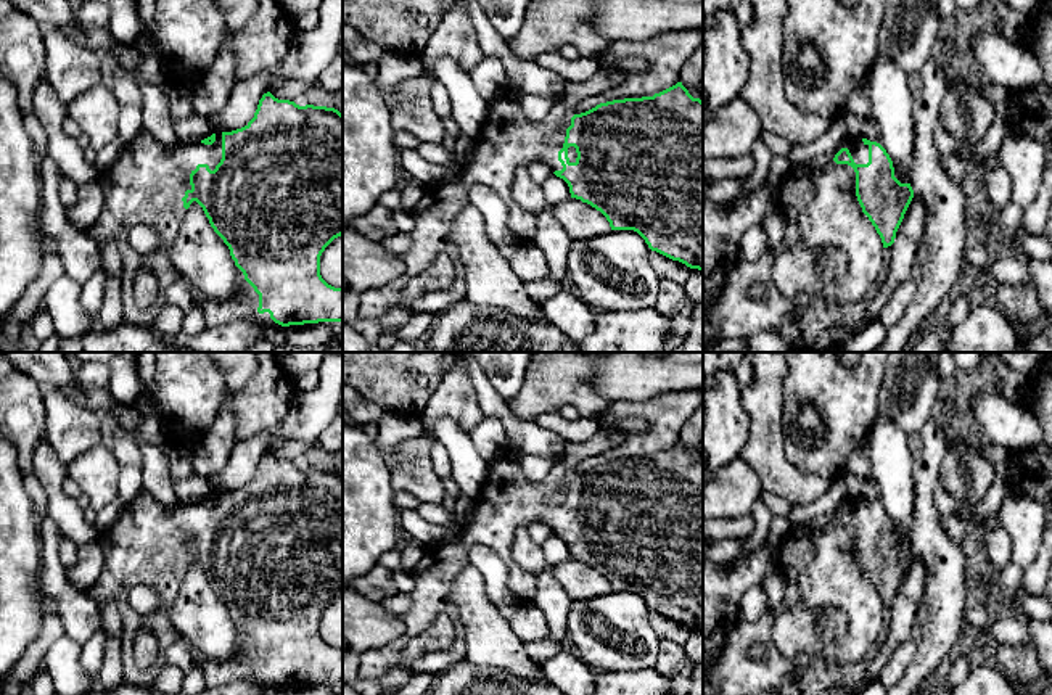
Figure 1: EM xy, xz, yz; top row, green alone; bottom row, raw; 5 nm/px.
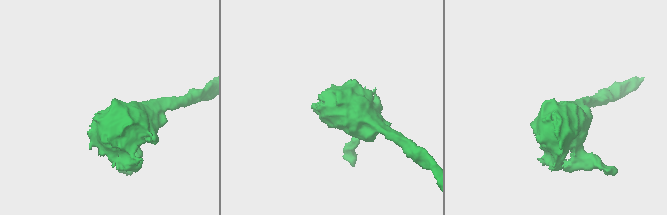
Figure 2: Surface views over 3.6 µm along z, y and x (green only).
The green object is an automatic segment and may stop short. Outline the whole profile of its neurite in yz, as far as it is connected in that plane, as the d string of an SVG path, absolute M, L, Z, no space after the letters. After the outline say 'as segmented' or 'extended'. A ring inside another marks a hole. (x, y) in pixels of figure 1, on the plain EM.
M854 497L833 518L856 533L856 557L881 598L883 608L894 603L896 592L914 558L910 544L894 537L894 528L886 510L862 497Z; extended

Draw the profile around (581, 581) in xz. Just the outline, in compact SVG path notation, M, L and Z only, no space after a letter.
M569 558L549 570L571 602L590 600L611 590L610 582L600 571L576 558Z

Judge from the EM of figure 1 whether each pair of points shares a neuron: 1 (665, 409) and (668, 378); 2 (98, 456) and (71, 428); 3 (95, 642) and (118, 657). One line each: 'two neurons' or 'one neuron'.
1: two neurons
2: two neurons
3: two neurons

